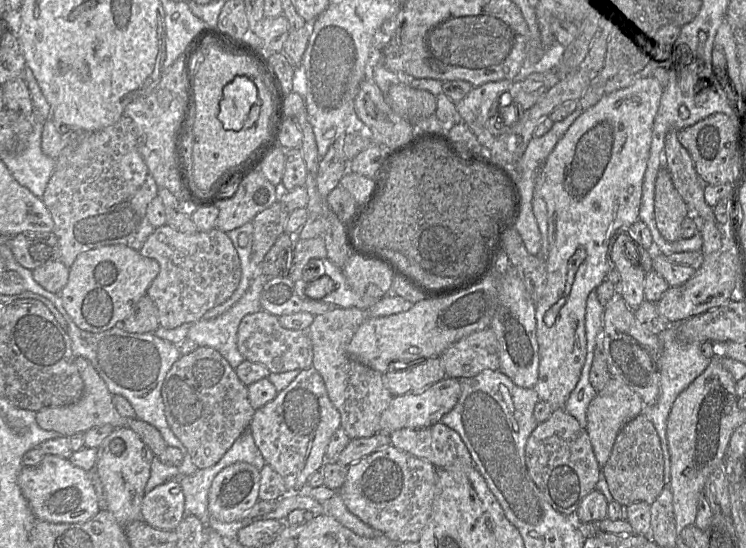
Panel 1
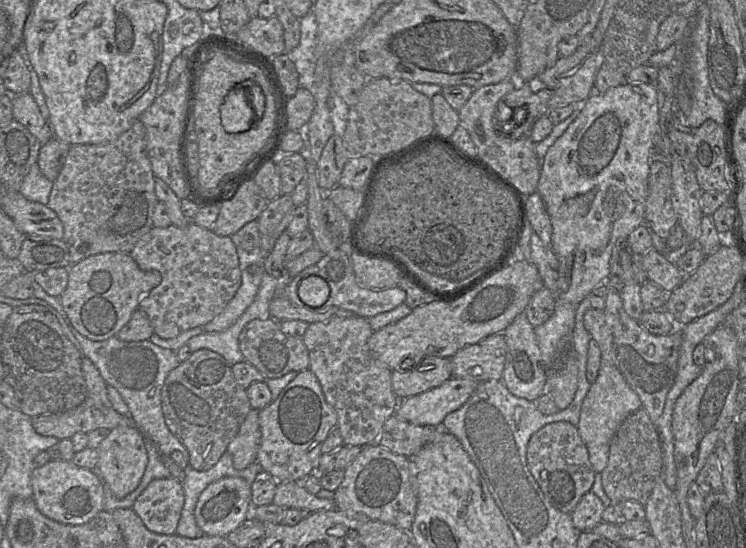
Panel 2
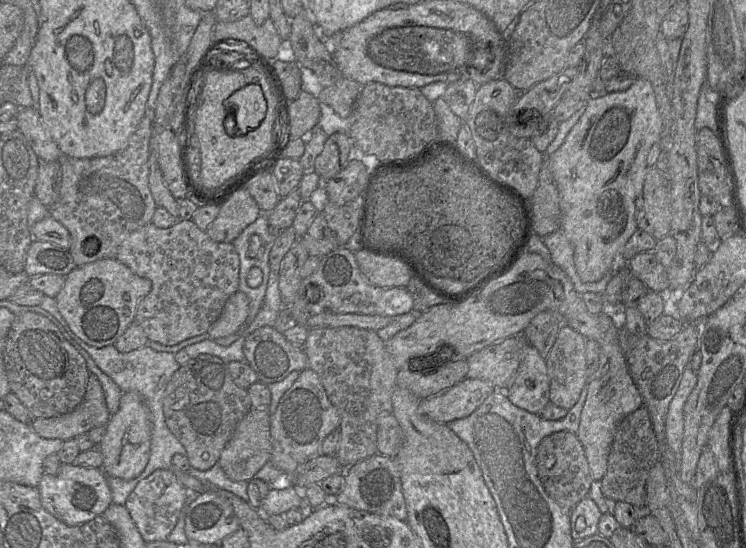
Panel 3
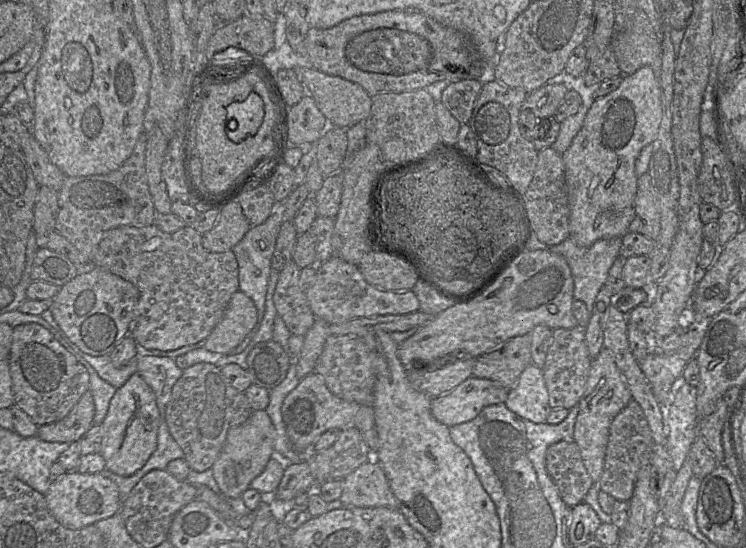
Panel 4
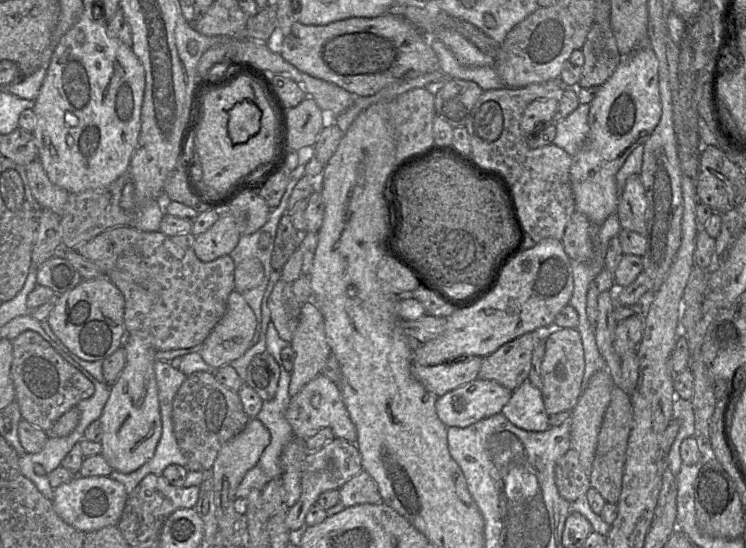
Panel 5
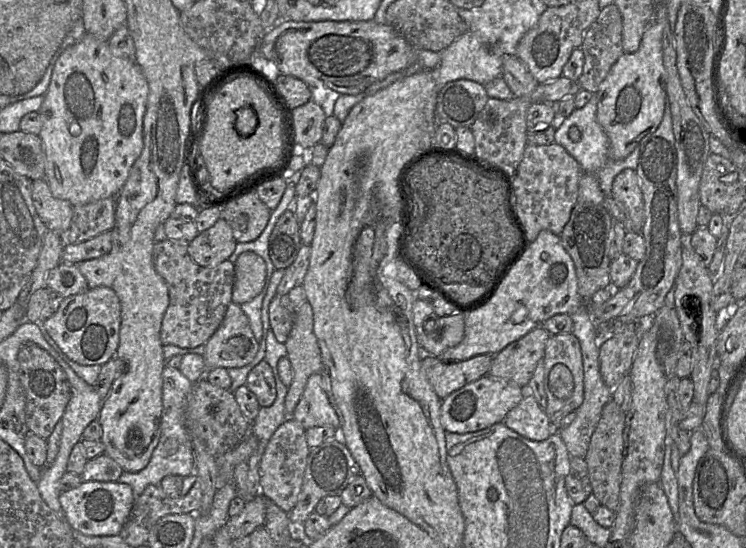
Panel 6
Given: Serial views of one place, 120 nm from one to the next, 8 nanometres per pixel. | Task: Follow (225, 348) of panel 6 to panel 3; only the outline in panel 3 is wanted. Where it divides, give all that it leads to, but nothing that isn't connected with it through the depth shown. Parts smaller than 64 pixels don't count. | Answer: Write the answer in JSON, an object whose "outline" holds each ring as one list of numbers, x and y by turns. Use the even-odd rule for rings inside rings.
{"outline":[[239,290,226,301,221,314,208,330,208,339,230,336,237,332,250,313,250,301,247,295]]}

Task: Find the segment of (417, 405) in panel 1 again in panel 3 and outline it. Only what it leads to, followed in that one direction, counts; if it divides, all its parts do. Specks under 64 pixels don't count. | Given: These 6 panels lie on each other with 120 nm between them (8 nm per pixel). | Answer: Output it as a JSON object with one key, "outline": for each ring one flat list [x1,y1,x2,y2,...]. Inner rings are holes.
{"outline":[[465,377,450,389,420,400,418,412,448,424,471,415,494,391,495,387,488,381]]}

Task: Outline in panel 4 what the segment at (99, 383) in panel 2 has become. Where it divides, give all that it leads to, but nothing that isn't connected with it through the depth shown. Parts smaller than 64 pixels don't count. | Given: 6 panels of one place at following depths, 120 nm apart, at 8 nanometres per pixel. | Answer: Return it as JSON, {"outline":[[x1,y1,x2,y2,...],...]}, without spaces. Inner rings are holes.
{"outline":[[87,390,65,418,38,426,36,437,54,443,78,442,91,428,94,414,93,395]]}

